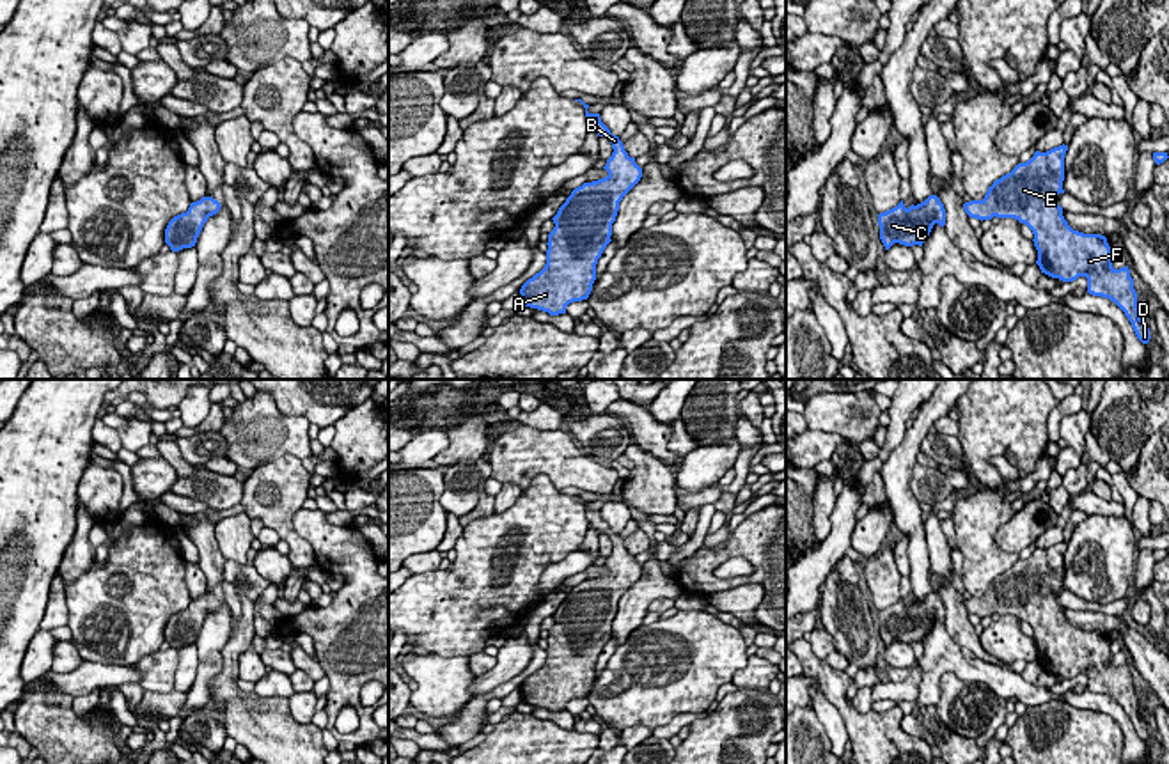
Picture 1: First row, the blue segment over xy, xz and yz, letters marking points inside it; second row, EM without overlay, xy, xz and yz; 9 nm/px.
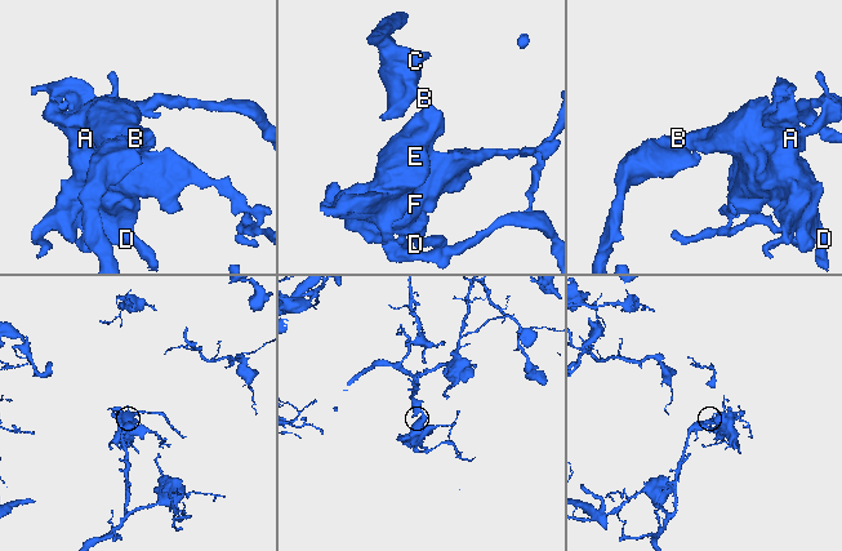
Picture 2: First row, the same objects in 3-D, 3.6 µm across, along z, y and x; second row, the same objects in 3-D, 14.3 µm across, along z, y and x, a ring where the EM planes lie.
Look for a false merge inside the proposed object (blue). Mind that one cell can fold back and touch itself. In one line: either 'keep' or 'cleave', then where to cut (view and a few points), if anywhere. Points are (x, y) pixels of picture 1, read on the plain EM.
keep | no cut

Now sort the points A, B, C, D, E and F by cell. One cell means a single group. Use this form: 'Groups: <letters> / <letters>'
Groups: A B C D E F

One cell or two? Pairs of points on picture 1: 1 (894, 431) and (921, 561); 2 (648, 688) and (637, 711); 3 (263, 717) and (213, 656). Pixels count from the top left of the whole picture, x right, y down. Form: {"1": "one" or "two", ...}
{"1": "two", "2": "one", "3": "two"}

